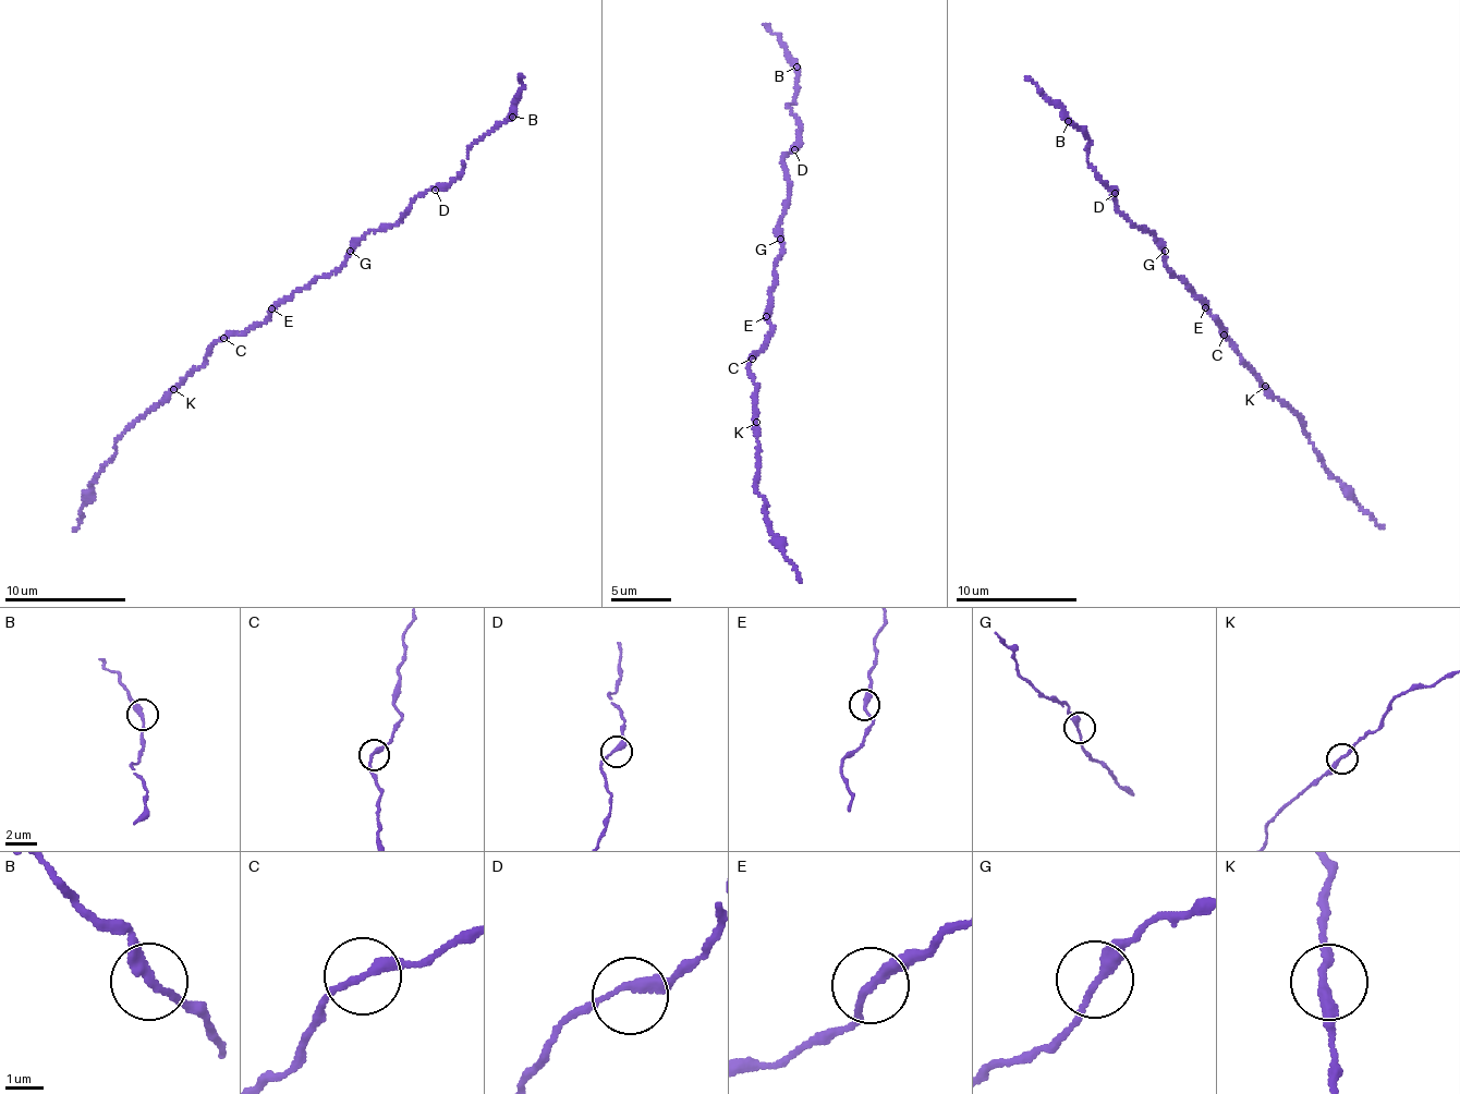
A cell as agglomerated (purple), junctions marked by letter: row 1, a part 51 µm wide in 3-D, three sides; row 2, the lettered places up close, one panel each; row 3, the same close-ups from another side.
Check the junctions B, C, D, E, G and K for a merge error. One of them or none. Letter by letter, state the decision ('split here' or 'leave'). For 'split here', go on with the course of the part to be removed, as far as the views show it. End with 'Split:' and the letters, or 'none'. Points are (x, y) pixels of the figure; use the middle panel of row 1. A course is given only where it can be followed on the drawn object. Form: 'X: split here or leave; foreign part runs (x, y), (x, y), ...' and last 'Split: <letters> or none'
B: split here; foreign part runs (798, 65), (776, 34), (763, 24)
C: leave
D: leave
E: leave
G: leave
K: leave
Split: B

